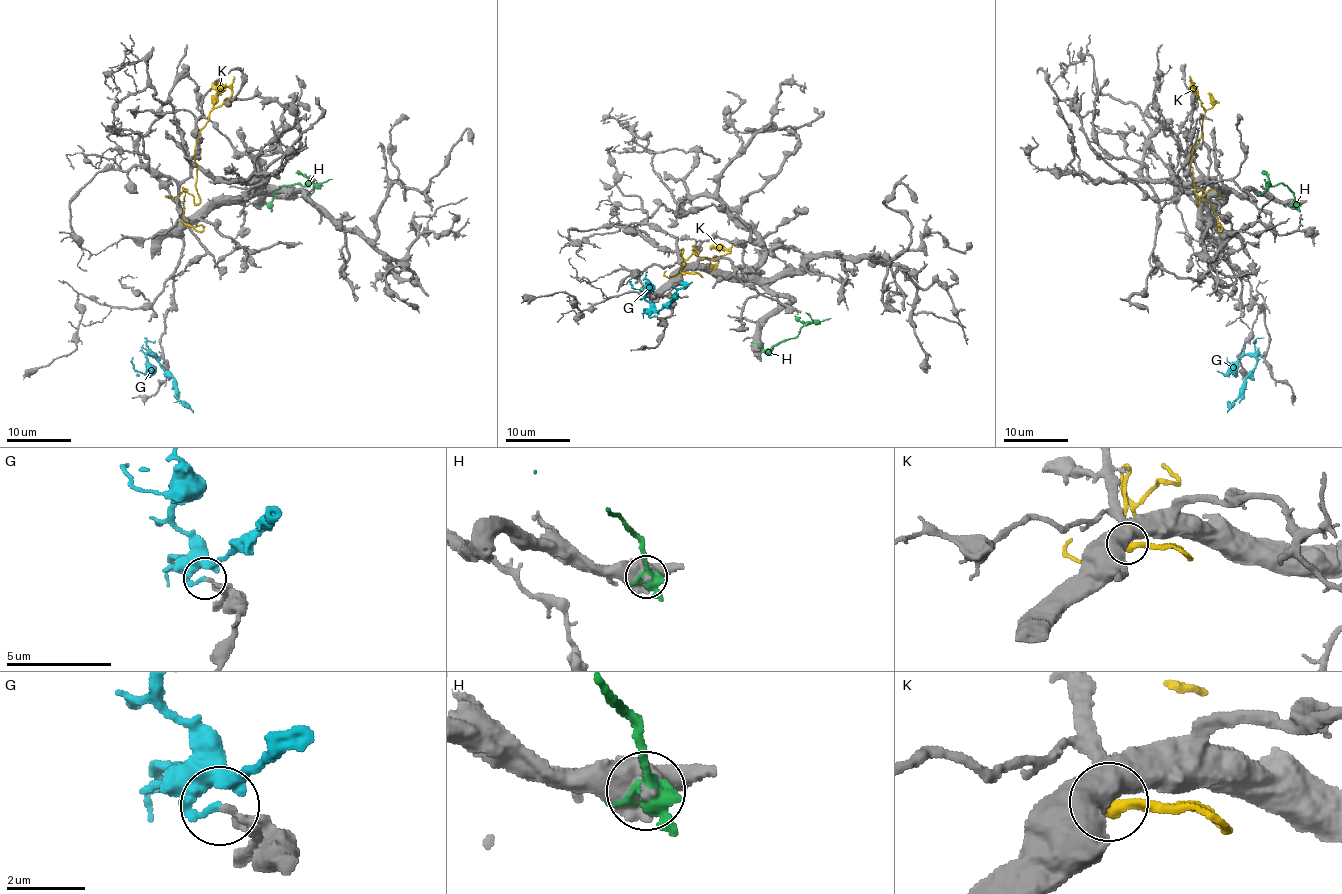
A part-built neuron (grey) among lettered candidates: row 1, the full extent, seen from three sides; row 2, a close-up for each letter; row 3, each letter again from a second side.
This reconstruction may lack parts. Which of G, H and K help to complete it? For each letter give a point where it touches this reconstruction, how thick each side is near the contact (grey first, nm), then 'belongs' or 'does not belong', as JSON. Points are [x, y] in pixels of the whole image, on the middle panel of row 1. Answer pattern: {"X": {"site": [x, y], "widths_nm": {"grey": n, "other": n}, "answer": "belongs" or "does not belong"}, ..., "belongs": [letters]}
{"G": {"site": [654, 316], "widths_nm": {"grey": 170, "other": 180}, "answer": "does not belong"}, "H": {"site": [764, 349], "widths_nm": {"grey": 480, "other": 360}, "answer": "does not belong"}, "K": {"site": [683, 272], "widths_nm": {"grey": 850, "other": 280}, "answer": "does not belong"}, "belongs": []}

